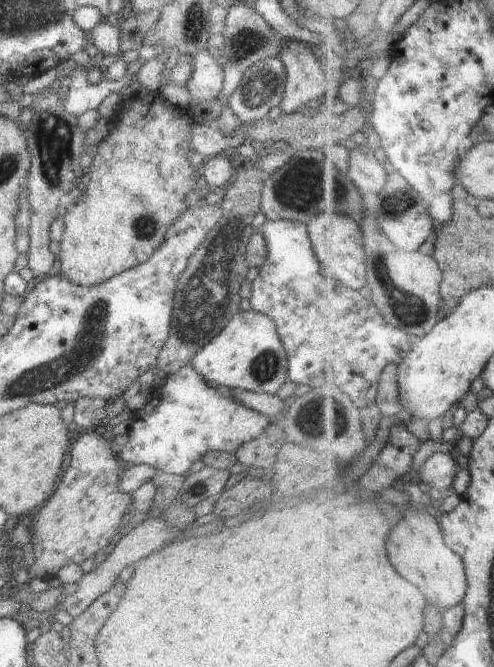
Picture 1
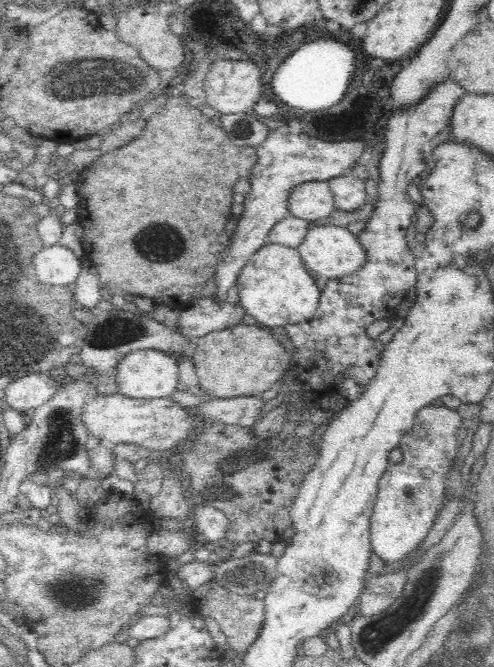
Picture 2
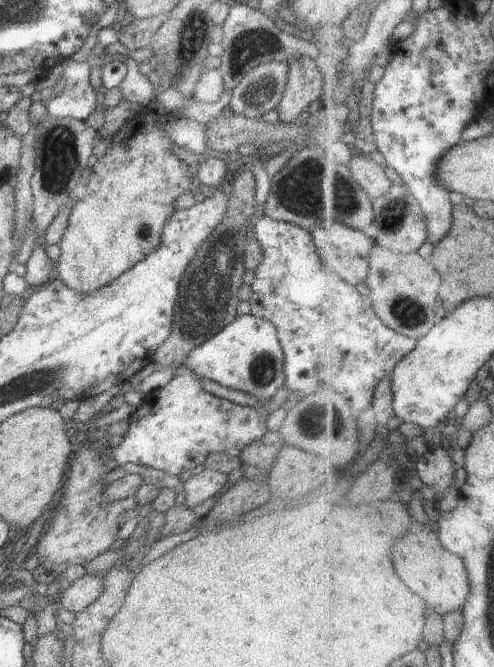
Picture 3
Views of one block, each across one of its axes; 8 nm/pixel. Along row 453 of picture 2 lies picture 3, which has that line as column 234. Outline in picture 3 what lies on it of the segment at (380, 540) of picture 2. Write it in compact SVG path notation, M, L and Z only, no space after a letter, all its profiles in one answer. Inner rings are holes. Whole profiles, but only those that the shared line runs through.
M179 364L166 385L145 394L142 404L129 416L124 440L110 452L110 458L118 465L134 462L185 477L210 454L222 452L238 457L246 444L266 434L269 413L264 408L242 406L204 390L199 375Z

